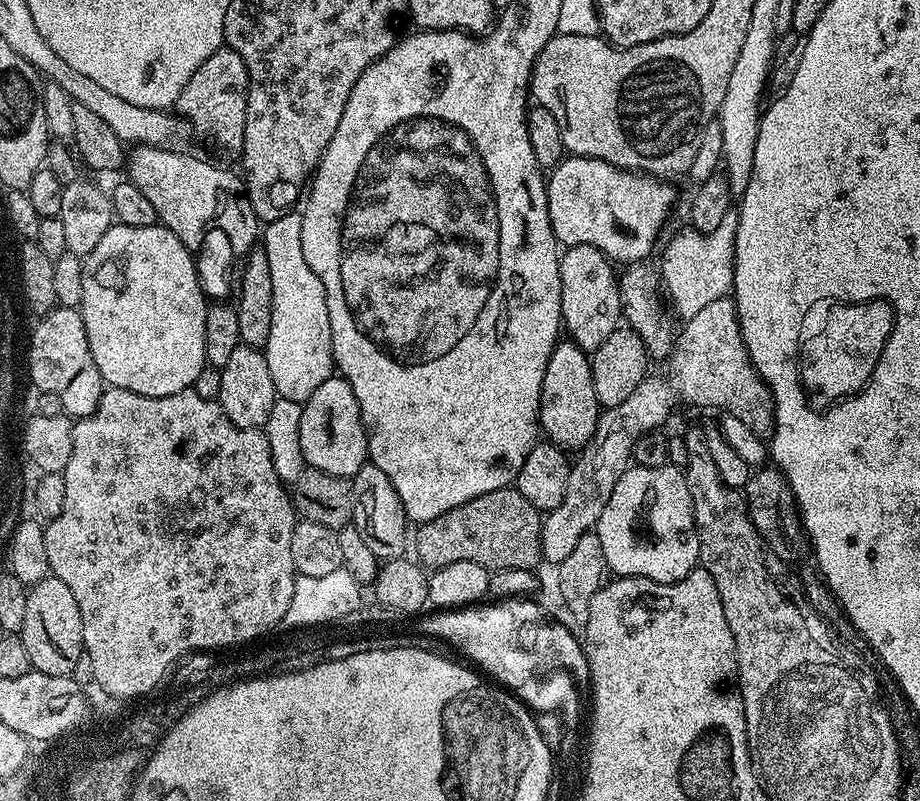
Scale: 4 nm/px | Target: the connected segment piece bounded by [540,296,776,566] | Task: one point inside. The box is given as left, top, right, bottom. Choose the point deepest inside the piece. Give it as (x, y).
(709, 365)

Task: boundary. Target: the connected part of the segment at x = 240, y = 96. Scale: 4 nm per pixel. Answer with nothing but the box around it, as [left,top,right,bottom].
[175,46,248,154]

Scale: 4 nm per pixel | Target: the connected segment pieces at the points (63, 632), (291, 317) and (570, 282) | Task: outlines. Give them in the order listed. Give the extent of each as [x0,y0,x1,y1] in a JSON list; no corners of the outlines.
[[19,574,84,676],[262,210,334,405],[560,246,622,353]]

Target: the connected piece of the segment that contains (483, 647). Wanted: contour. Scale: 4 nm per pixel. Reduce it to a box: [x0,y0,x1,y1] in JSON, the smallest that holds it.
[419,598,589,689]

